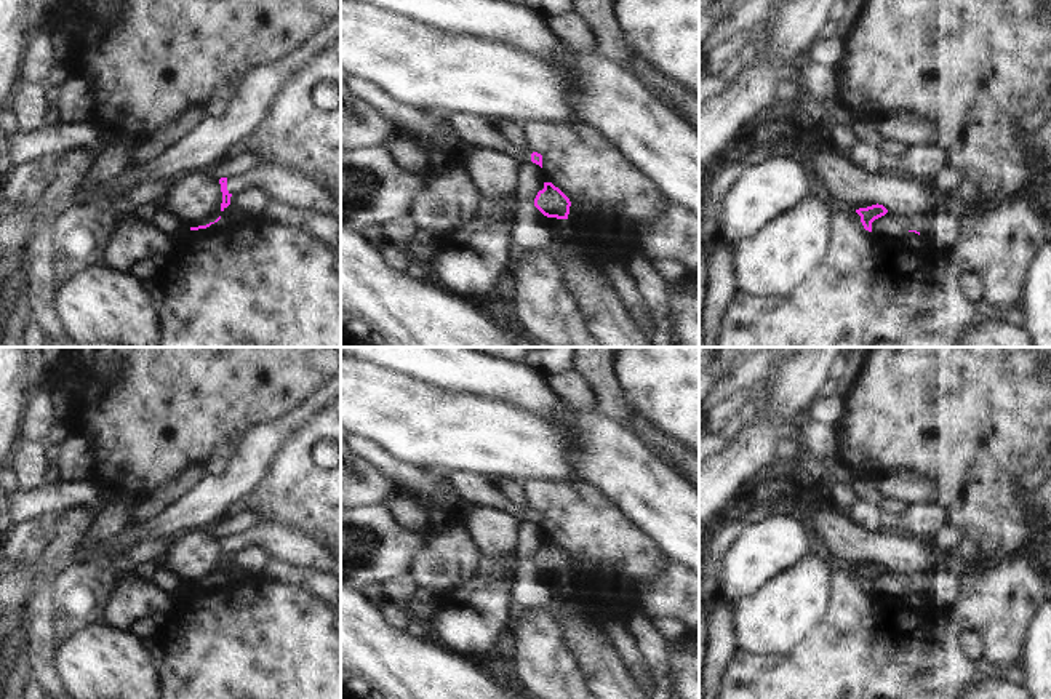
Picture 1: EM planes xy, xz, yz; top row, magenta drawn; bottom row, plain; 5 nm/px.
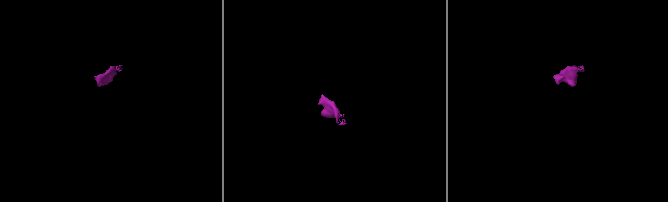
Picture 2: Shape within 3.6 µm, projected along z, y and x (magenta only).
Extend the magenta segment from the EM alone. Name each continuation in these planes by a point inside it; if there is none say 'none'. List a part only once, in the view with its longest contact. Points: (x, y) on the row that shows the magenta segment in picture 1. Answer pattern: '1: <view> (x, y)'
1: xy (287, 183)
2: xz (475, 130)

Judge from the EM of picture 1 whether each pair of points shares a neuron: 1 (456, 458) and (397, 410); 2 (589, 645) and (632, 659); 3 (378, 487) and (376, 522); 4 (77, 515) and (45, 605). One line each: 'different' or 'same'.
1: same
2: different
3: different
4: same

